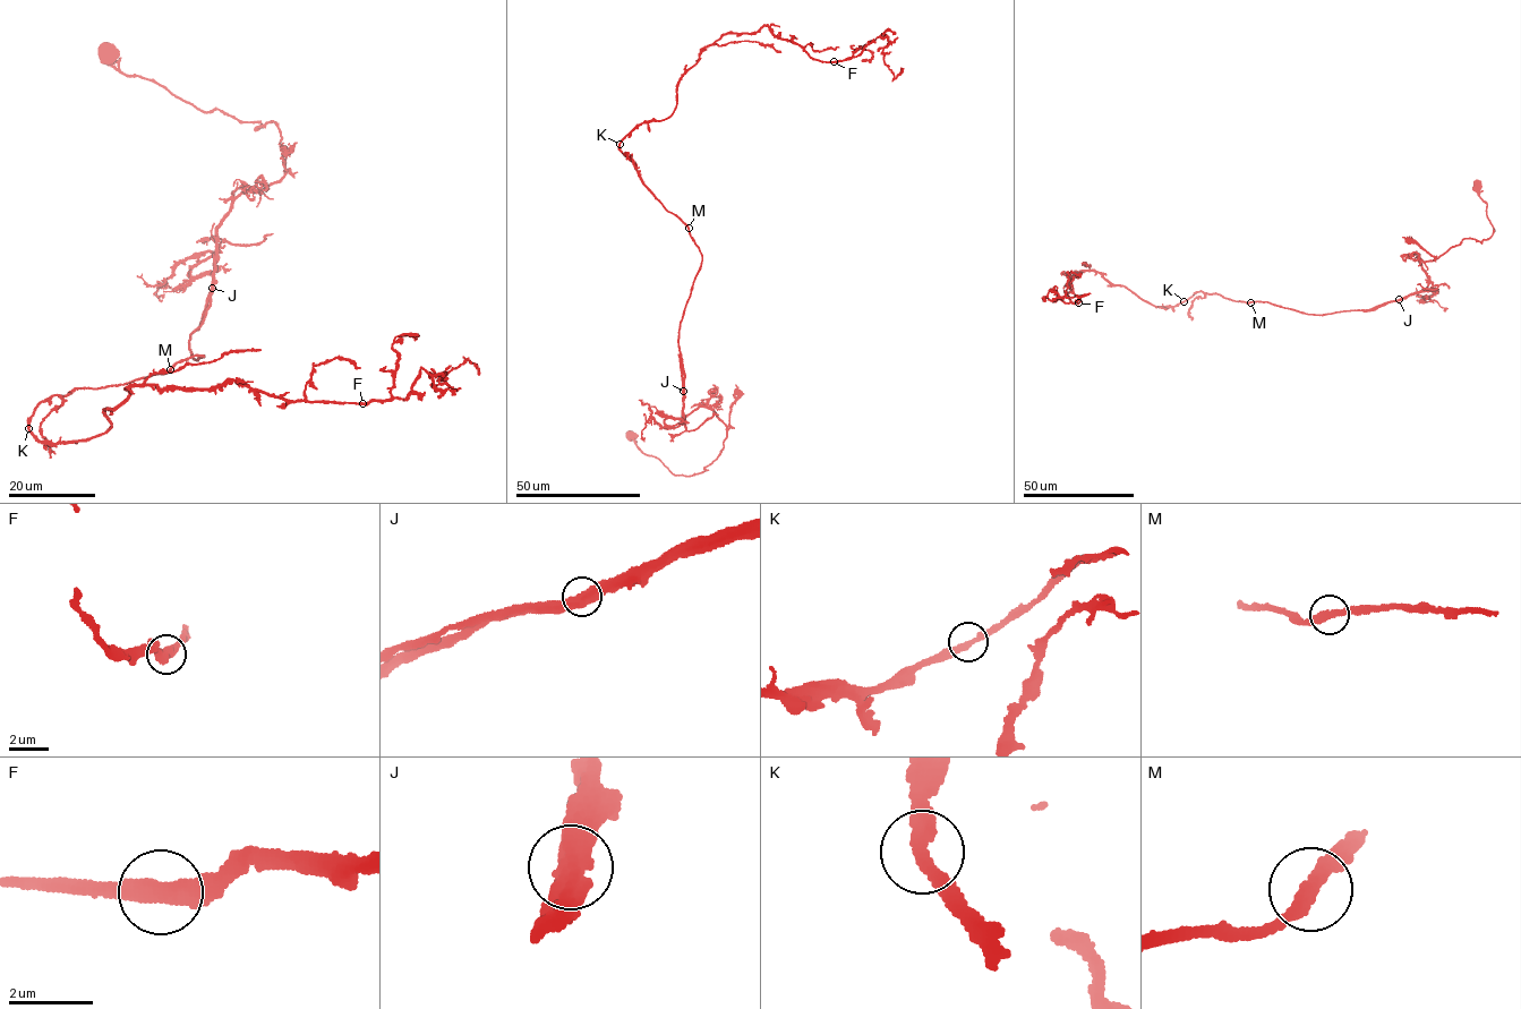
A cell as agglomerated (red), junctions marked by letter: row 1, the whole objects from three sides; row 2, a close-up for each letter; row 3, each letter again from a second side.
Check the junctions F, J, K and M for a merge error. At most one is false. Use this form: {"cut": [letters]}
{"cut": ["J"]}

